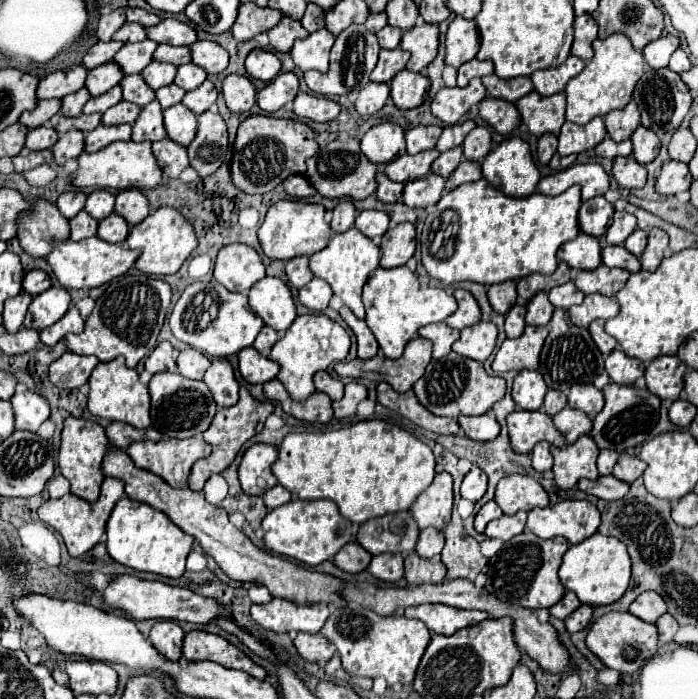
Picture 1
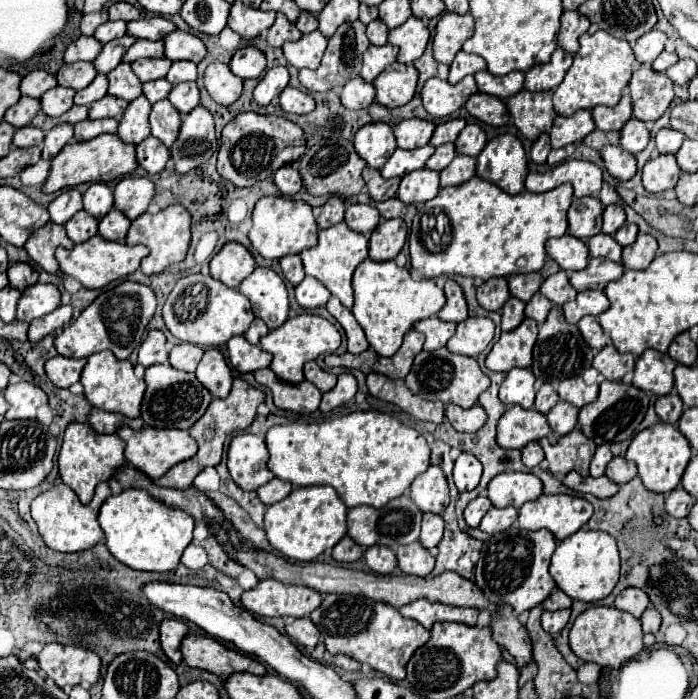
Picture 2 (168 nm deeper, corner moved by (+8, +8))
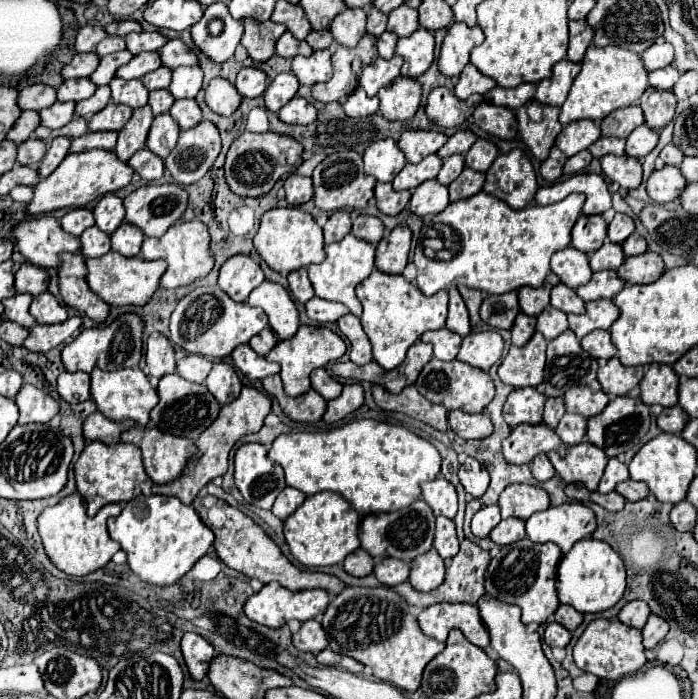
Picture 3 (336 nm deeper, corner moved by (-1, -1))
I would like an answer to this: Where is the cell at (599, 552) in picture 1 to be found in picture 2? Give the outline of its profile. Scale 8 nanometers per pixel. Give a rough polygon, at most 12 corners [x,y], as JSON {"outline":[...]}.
{"outline":[[584,528],[556,546],[550,576],[572,600],[596,602],[618,582],[608,532]]}

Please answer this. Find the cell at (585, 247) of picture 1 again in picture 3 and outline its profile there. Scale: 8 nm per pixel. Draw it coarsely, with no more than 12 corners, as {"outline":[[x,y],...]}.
{"outline":[[573,245],[553,253],[551,271],[571,289],[593,275]]}

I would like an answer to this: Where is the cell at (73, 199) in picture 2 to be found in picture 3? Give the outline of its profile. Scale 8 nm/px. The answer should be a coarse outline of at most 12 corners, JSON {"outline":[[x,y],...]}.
{"outline":[[85,207],[61,217],[61,227],[79,237],[91,227],[93,213]]}

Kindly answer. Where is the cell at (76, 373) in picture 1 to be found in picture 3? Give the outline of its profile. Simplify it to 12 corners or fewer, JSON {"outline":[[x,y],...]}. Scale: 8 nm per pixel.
{"outline":[[63,371],[57,391],[65,401],[89,399],[91,377],[85,371]]}

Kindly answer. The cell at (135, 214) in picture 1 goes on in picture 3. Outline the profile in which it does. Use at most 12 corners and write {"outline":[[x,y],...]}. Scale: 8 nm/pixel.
{"outline":[[175,183],[127,195],[125,221],[161,237],[187,209]]}

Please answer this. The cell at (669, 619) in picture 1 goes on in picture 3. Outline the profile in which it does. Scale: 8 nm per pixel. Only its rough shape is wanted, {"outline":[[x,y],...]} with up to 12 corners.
{"outline":[[651,615],[643,627],[643,645],[653,649],[669,633],[669,623]]}

